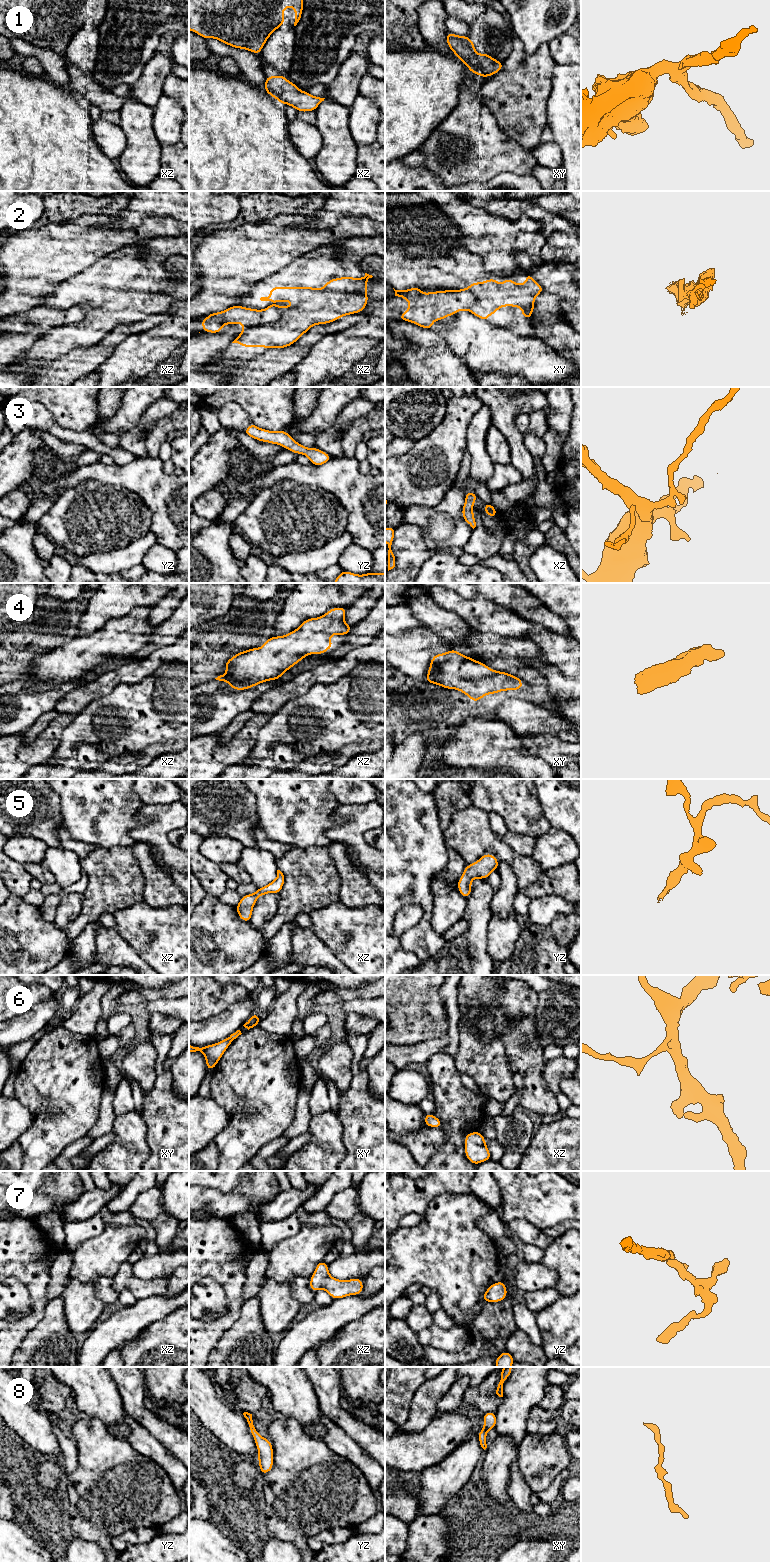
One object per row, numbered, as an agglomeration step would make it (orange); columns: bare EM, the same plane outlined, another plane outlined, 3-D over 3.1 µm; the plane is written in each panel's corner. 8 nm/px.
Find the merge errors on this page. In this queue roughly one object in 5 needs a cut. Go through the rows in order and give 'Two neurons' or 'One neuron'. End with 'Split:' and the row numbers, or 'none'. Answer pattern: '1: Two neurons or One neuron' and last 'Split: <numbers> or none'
1: One neuron
2: Two neurons
3: One neuron
4: One neuron
5: One neuron
6: One neuron
7: One neuron
8: One neuron
Split: 2

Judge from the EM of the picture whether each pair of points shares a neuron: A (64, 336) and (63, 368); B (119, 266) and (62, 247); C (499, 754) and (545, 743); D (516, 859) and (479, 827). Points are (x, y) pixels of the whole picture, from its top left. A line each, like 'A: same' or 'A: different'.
A: different
B: different
C: different
D: same

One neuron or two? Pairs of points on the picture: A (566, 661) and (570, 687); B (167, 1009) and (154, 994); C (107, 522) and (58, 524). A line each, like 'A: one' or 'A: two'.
A: two
B: two
C: one

